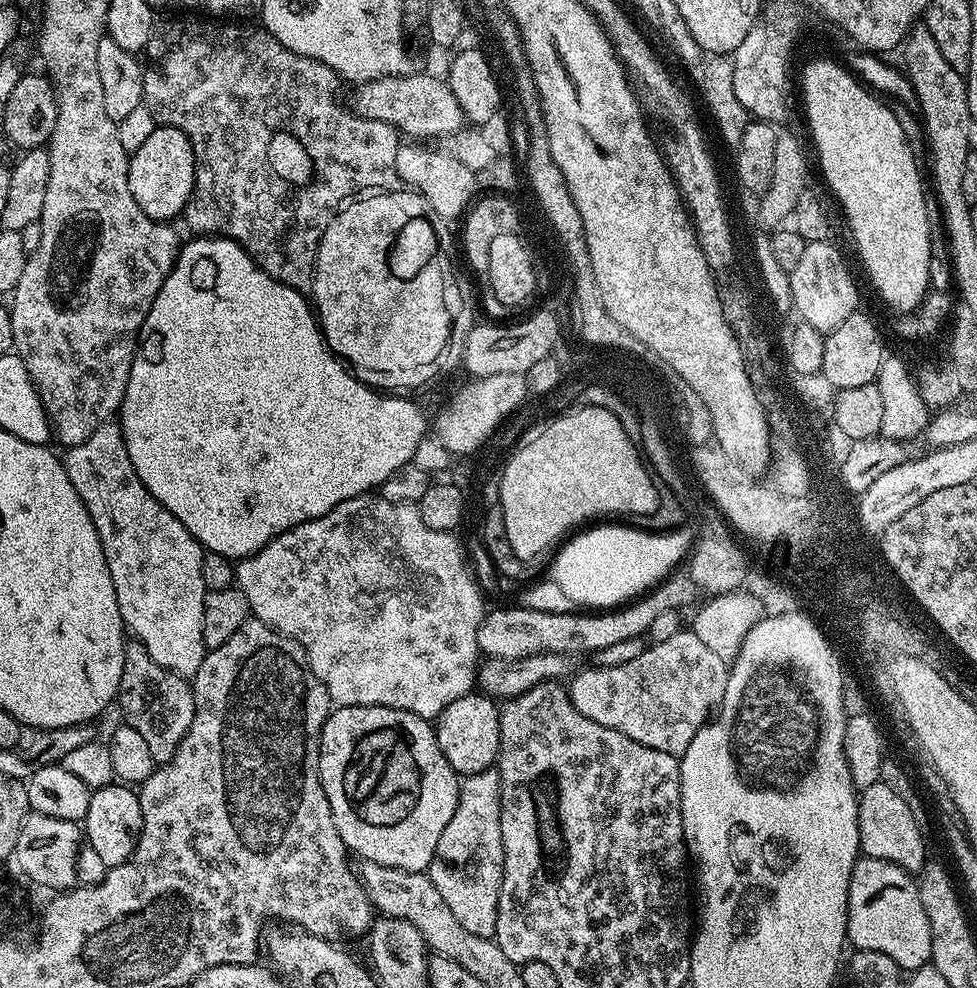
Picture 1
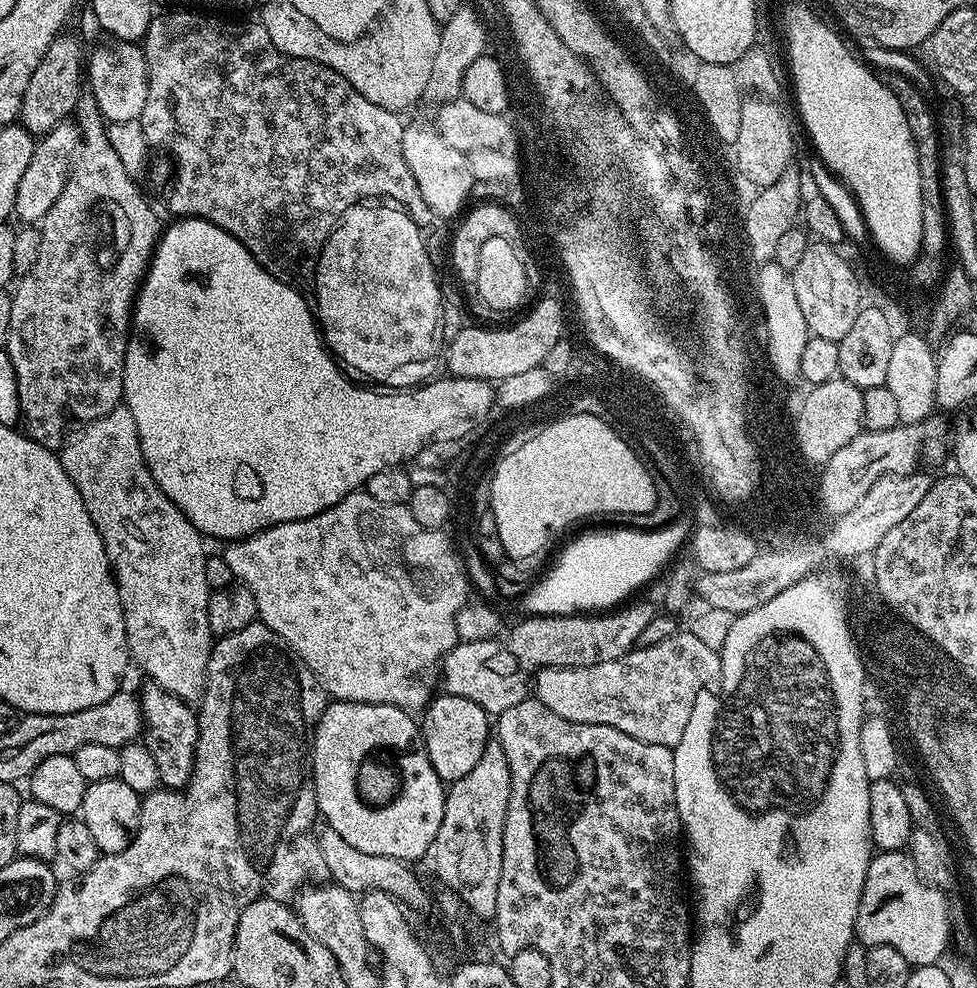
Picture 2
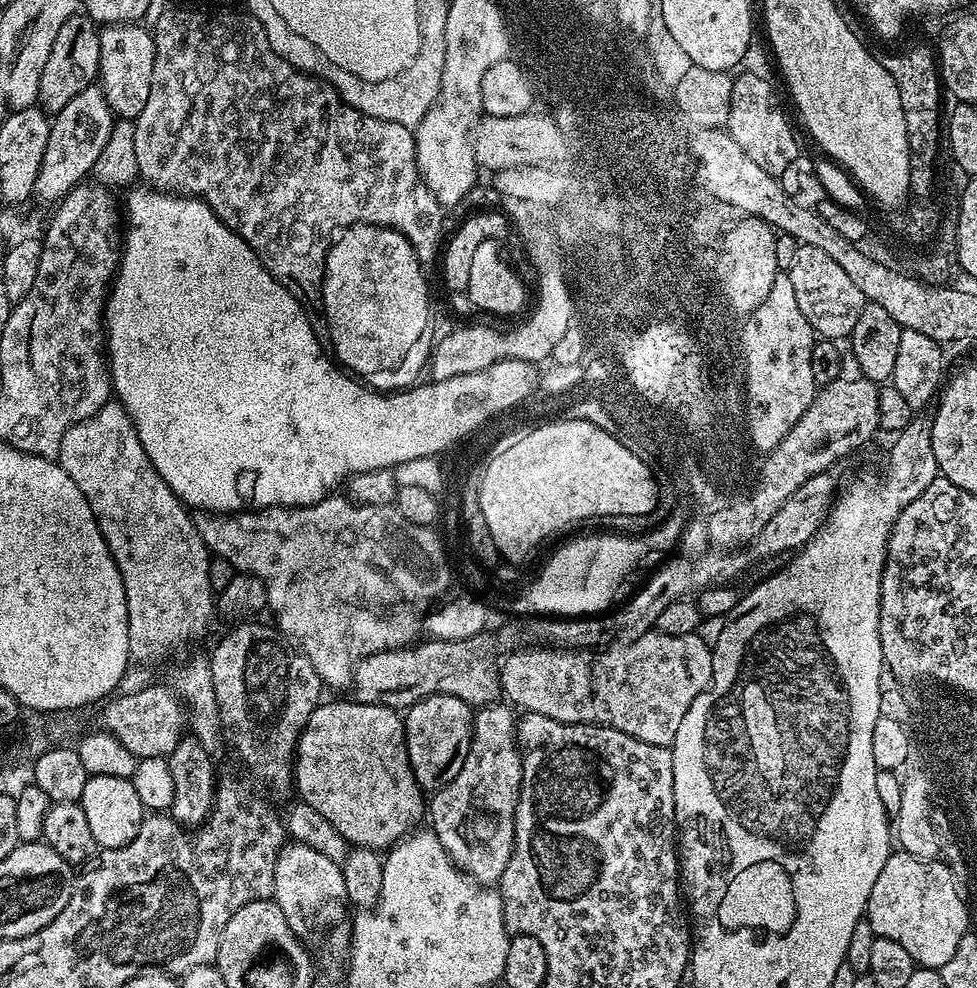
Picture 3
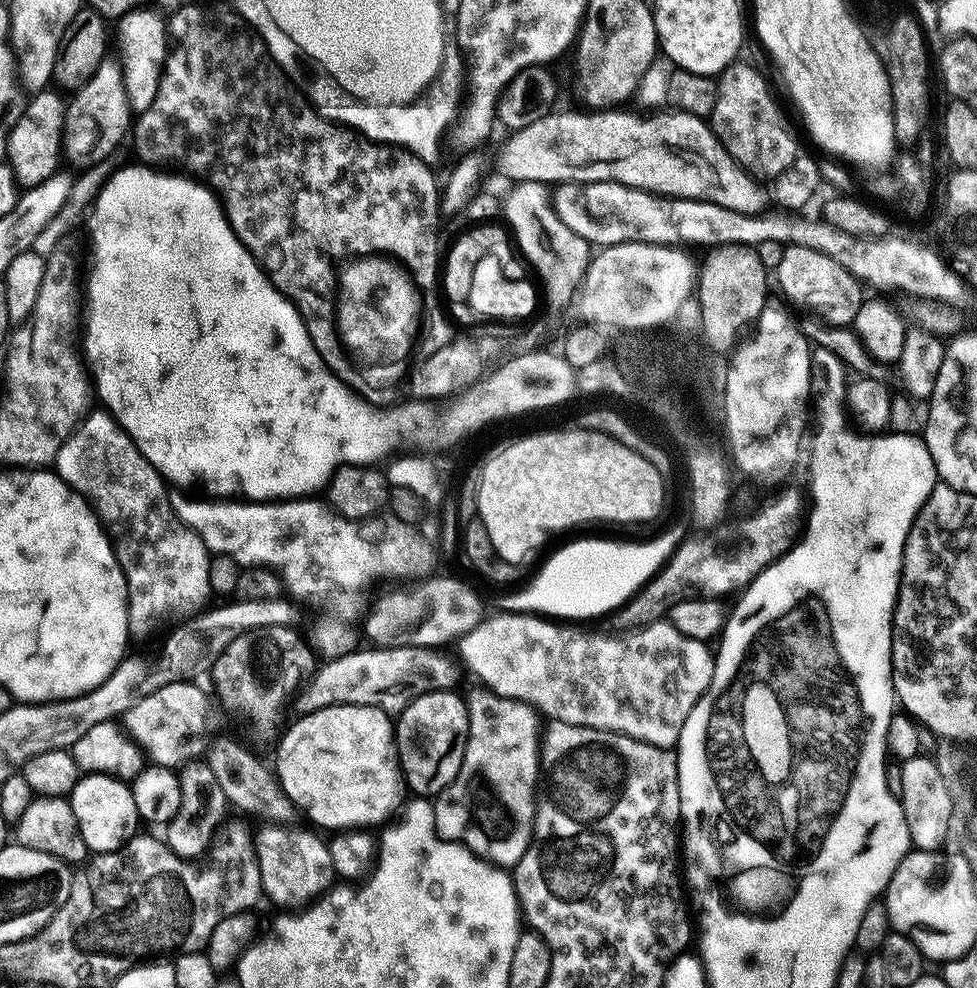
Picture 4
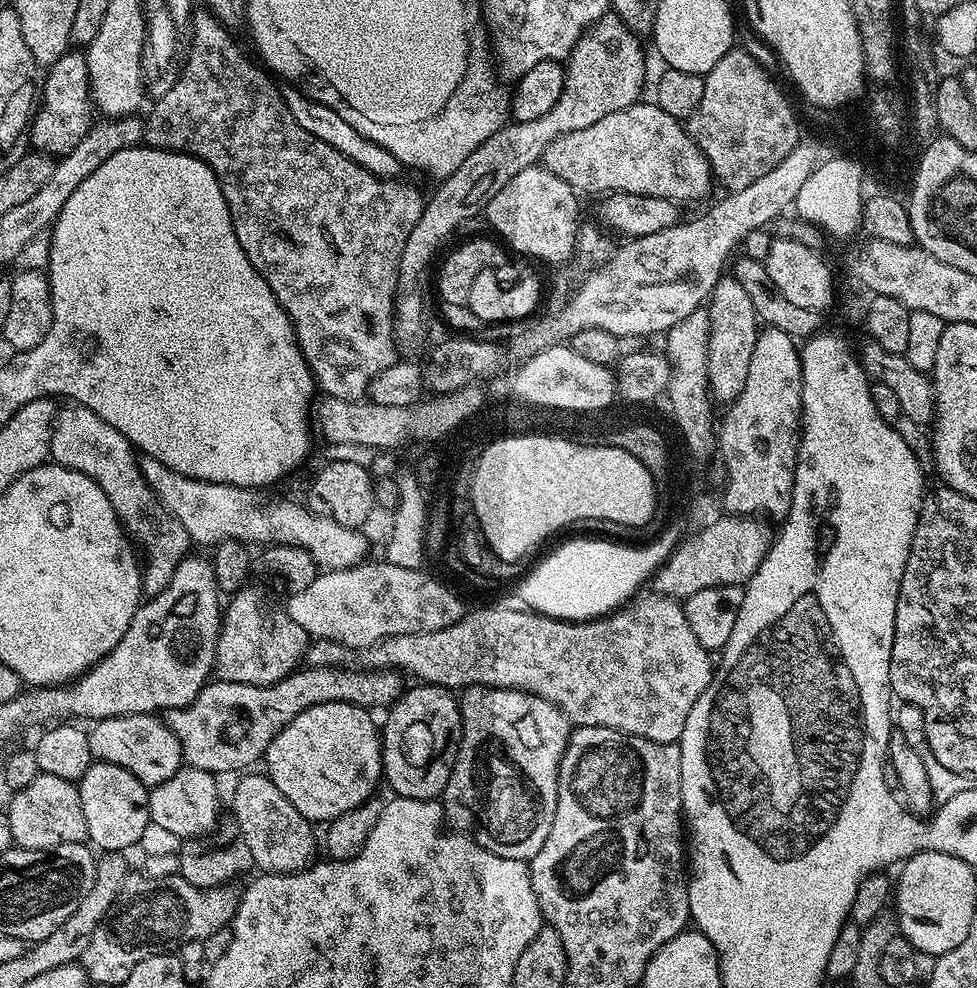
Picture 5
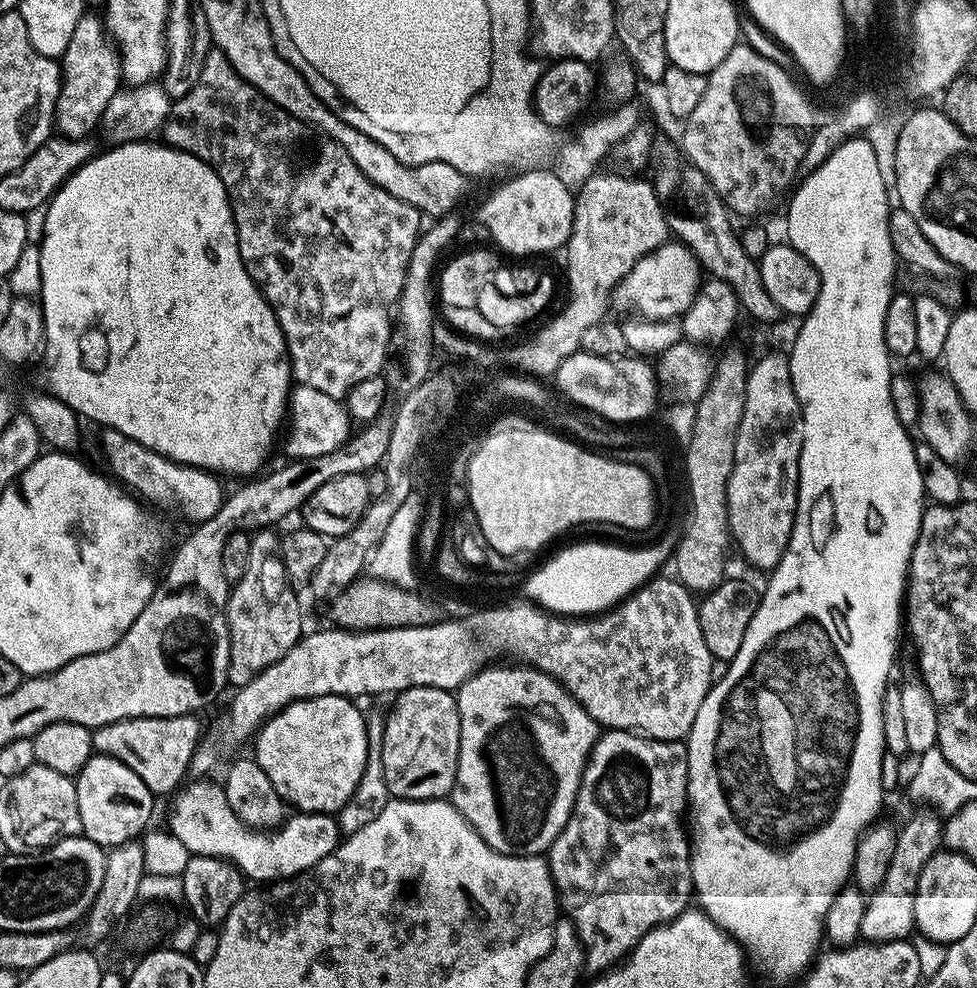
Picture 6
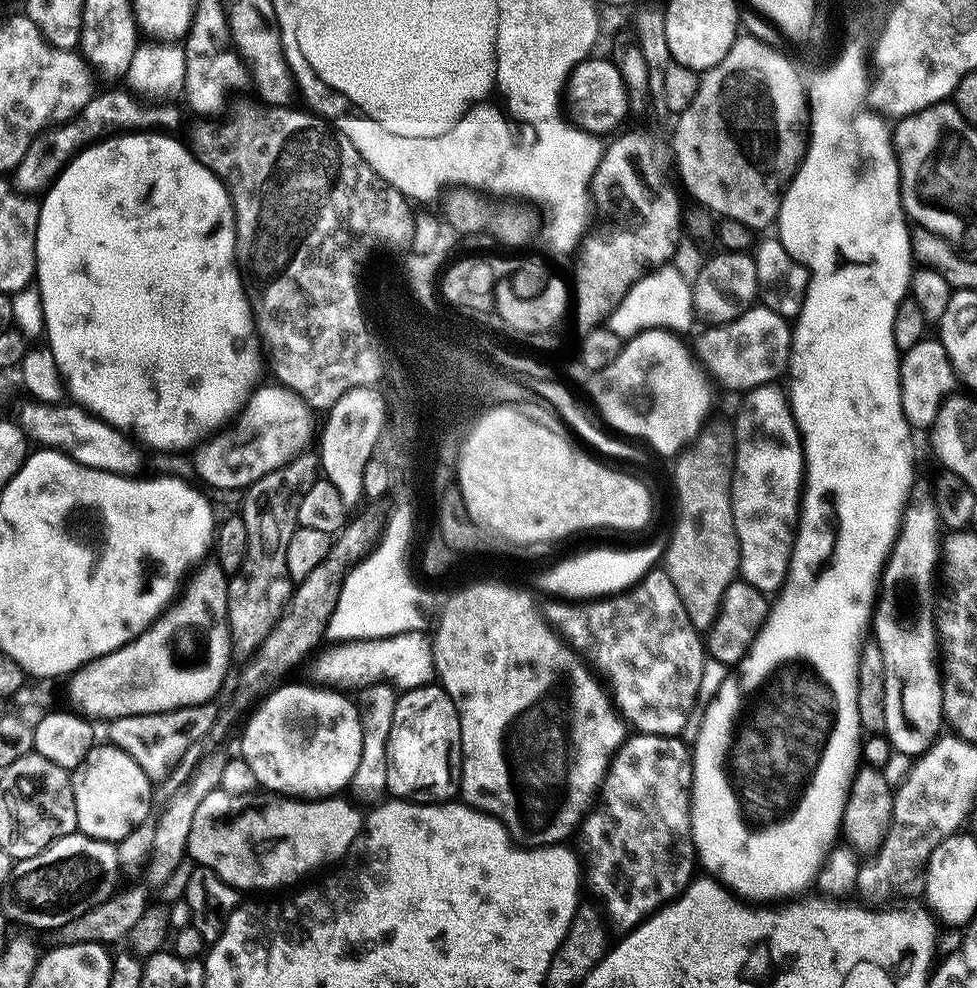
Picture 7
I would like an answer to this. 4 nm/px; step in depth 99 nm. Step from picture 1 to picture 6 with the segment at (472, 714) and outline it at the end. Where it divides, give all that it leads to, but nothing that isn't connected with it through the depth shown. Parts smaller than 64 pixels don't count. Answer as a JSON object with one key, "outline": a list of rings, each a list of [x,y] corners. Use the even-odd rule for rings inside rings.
{"outline":[[[418,686],[407,688],[395,697],[392,709],[387,709],[384,722],[384,737],[382,738],[382,770],[386,774],[386,786],[389,797],[397,800],[443,800],[451,797],[452,787],[456,784],[456,771],[458,770],[458,754],[460,753],[460,719],[458,718],[458,706],[455,695],[446,688],[431,688],[430,686]]]}

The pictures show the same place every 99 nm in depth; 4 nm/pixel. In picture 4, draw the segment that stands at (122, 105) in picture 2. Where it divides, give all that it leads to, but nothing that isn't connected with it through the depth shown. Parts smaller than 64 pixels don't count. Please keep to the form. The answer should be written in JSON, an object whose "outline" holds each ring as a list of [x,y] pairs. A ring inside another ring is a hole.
{"outline":[[[147,6],[135,8],[125,16],[119,17],[117,28],[114,28],[114,44],[120,47],[118,59],[122,78],[126,86],[126,98],[133,113],[146,111],[150,102],[154,102],[154,94],[158,94],[160,79],[164,73],[164,59],[168,56],[170,41],[165,17],[151,12]]]}

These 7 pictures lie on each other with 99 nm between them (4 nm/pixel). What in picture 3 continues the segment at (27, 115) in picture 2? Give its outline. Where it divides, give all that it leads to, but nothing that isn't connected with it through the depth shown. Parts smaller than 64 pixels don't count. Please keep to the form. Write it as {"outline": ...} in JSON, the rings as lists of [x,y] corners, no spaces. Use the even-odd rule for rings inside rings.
{"outline":[[[77,14],[66,18],[62,30],[58,30],[58,38],[54,38],[54,46],[50,46],[50,58],[46,58],[46,66],[42,66],[42,80],[38,82],[39,107],[49,114],[58,113],[74,94],[93,87],[100,75],[99,49],[100,28],[91,16]]]}

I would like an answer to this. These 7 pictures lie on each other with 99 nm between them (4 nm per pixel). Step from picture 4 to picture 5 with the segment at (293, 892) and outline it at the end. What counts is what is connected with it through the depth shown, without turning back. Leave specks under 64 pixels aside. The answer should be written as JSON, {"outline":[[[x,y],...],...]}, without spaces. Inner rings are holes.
{"outline":[[[256,770],[249,771],[241,775],[236,784],[236,789],[232,792],[232,816],[236,819],[236,824],[240,827],[242,843],[250,850],[252,863],[261,873],[266,872],[303,872],[313,863],[316,848],[318,852],[318,836],[312,833],[313,825],[274,786],[274,782],[267,774],[256,773]]]}

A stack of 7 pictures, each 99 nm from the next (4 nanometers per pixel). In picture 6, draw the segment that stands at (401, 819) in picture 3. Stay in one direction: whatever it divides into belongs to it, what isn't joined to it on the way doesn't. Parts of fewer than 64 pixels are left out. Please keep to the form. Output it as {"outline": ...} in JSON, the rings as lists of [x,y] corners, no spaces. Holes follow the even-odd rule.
{"outline":[[[313,696],[306,700],[293,700],[279,712],[269,715],[255,733],[254,758],[258,766],[266,770],[266,778],[270,778],[274,790],[278,790],[280,797],[291,807],[292,804],[296,807],[293,809],[304,814],[336,814],[354,794],[366,766],[368,735],[365,713],[360,713],[352,704],[355,703],[347,696]]]}

